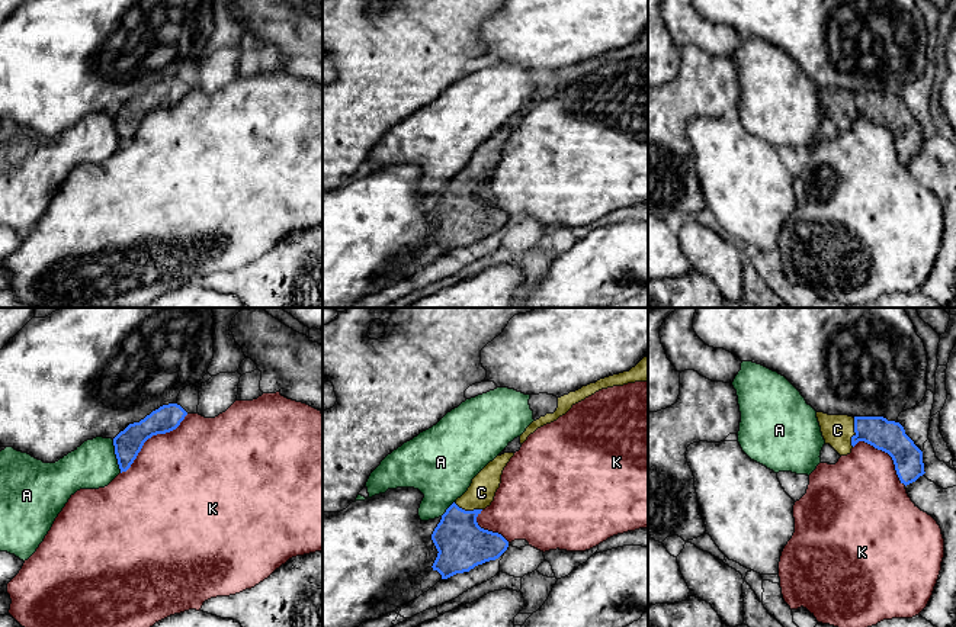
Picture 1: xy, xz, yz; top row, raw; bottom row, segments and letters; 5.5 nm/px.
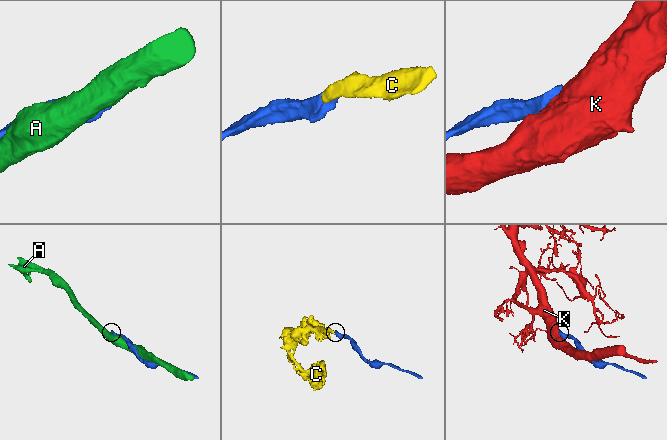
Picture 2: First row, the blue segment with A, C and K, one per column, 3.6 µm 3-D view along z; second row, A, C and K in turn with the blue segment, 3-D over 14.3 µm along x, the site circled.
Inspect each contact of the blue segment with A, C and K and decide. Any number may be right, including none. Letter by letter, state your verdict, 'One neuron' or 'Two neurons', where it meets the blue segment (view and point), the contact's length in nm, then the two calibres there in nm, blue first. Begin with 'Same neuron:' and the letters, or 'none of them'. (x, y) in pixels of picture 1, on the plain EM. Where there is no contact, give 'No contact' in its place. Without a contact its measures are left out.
Same neuron: C
A: Two neurons. Touches blue at xy (116, 131). Shared border 190 nm. Thickness 160 nm (blue) against 260 nm
C: One neuron. Touches blue at yz (855, 106). Shared border 160 nm. Thickness 180 nm (blue) against 180 nm
K: Two neurons. Touches blue at xy (150, 112). Shared border 500 nm. Thickness 160 nm (blue) against 480 nm

